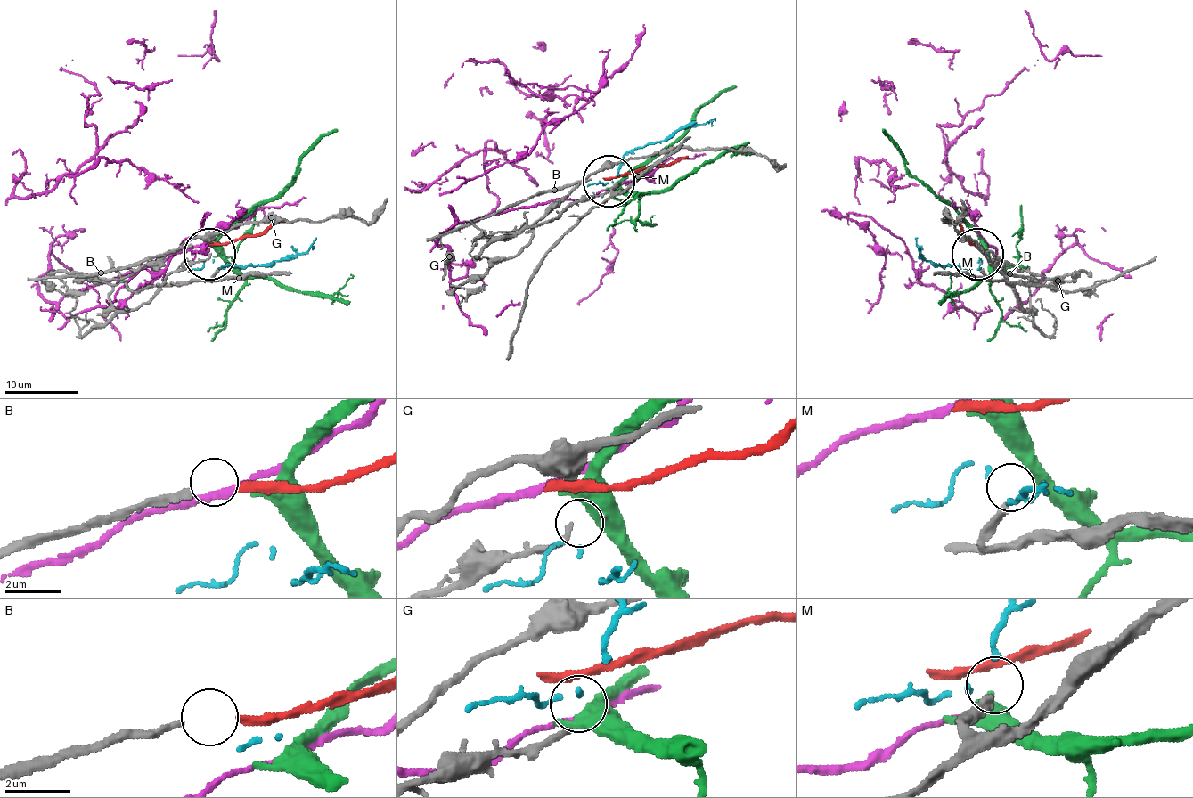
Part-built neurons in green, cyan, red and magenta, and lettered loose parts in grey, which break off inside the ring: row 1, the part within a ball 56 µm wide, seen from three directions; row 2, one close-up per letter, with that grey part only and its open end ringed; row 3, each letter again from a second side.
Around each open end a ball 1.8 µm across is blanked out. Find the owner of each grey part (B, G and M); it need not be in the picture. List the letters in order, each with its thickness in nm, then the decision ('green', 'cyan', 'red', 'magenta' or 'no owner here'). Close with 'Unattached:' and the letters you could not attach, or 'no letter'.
B: calibre 200 nm; red
G: calibre 200 nm; cyan
M: calibre 280 nm; no owner here
Unattached: M

